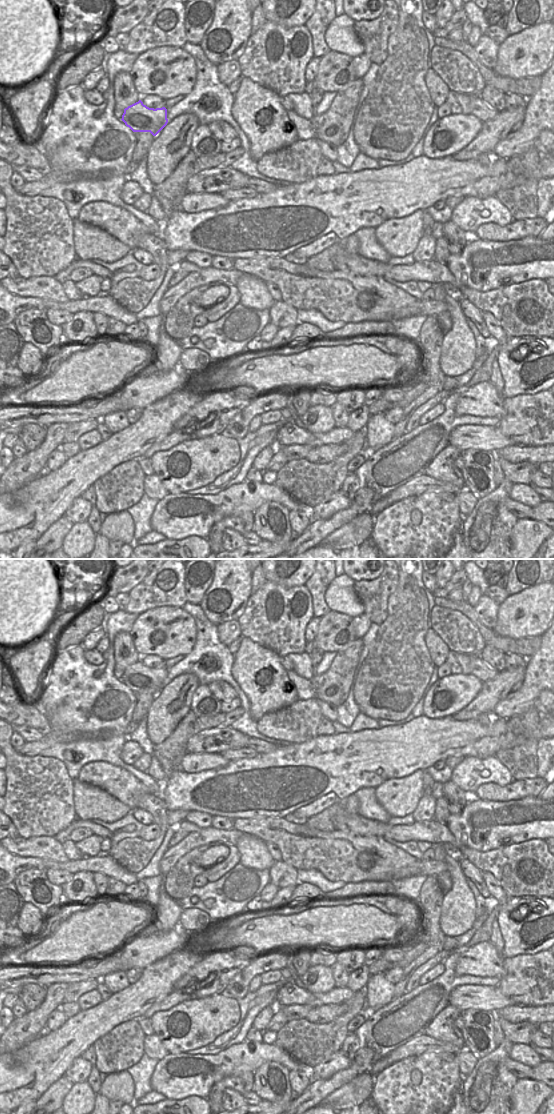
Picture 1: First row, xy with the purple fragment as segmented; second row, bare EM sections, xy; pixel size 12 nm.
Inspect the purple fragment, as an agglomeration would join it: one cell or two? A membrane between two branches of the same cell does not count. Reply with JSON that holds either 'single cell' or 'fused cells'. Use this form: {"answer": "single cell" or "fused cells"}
{"answer": "single cell"}

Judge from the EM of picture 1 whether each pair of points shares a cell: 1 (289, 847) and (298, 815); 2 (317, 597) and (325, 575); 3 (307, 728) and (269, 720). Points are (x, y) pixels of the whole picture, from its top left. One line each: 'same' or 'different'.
1: different
2: same
3: same

